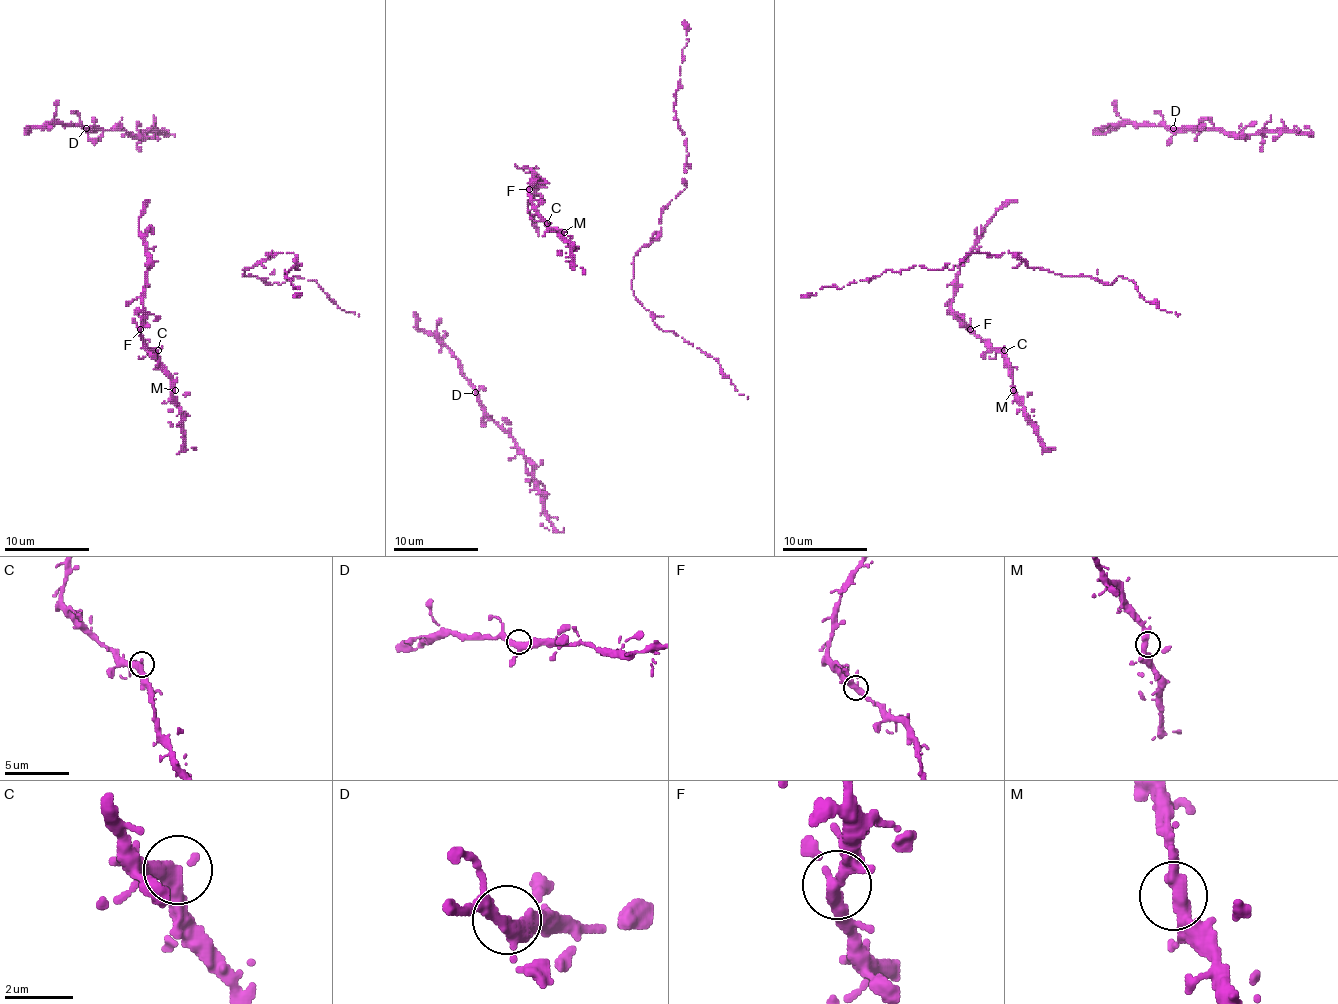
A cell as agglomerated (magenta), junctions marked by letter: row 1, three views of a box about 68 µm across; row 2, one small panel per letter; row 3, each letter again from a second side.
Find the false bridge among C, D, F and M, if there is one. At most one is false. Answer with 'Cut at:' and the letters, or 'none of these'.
Cut at: none of these

